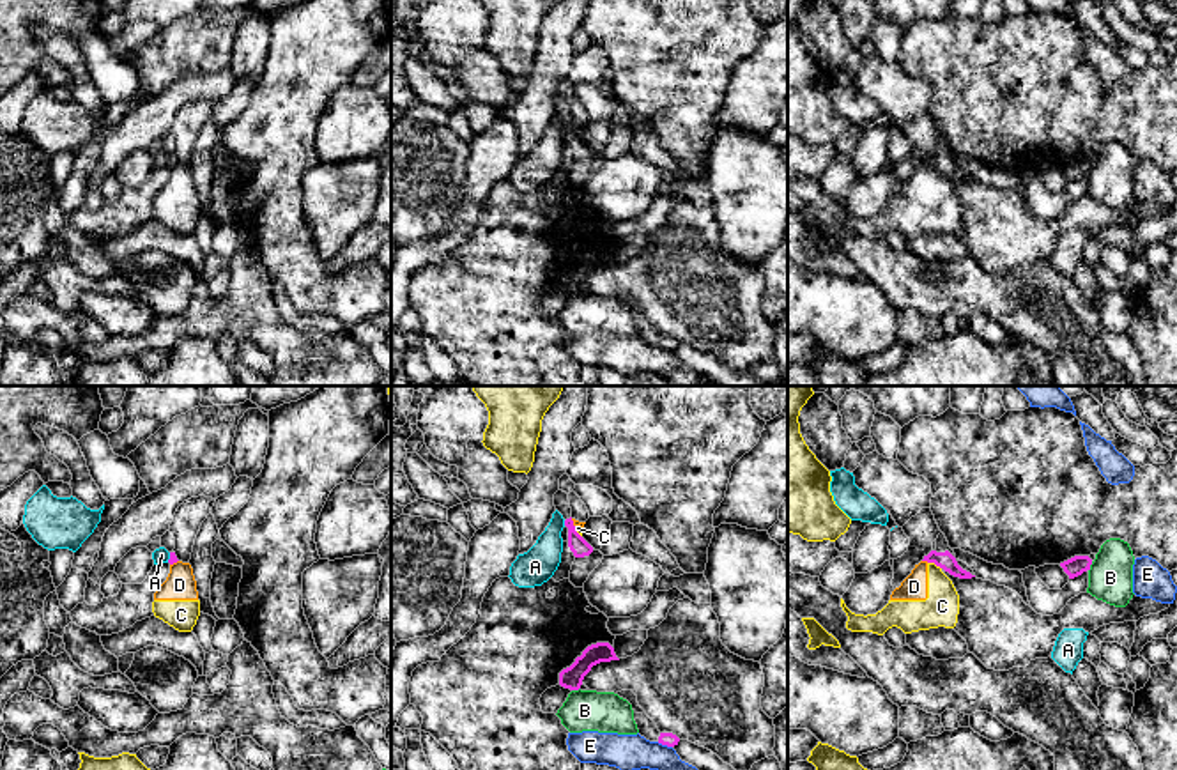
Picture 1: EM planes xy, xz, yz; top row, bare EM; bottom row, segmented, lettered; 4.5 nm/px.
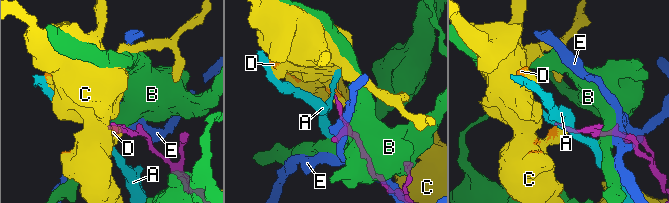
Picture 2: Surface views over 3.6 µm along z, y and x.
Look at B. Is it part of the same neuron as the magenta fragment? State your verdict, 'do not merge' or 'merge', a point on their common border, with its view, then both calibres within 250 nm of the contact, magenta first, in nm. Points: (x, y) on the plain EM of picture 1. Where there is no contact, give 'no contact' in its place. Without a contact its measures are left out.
do not merge | yz (1089, 170) | 90/200 nm

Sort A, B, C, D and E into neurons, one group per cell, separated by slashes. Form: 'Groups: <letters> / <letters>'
Groups: A / B / C D / E

